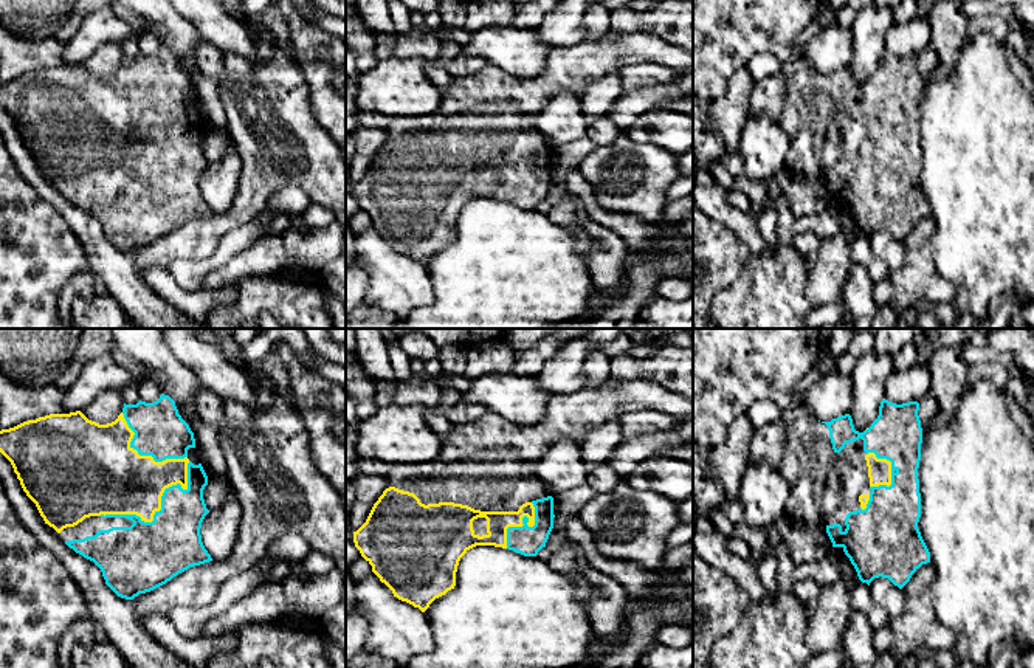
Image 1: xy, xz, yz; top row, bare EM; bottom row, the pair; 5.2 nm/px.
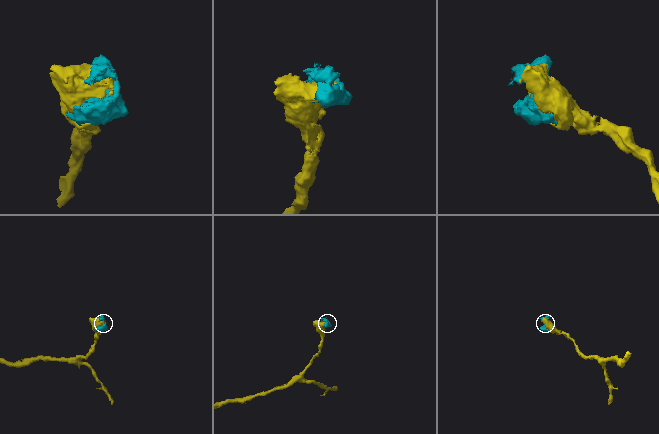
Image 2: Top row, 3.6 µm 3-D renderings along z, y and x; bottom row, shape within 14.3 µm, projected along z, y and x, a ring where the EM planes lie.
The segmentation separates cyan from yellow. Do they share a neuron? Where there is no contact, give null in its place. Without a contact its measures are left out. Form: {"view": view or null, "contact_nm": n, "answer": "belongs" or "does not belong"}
{"view": "xy", "contact_nm": 550, "answer": "belongs"}

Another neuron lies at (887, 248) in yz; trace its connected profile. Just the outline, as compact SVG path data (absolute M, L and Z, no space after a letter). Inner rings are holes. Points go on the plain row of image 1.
M874 231L870 236L870 248L873 256L885 262L891 273L902 267L905 257L904 243L894 239L888 231Z

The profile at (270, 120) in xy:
M265 33L250 36L257 57L248 60L239 54L222 54L225 73L219 77L228 132L242 157L234 201L222 214L189 220L166 237L135 250L132 257L138 270L166 270L177 259L211 257L228 232L260 215L268 198L284 188L298 188L312 203L329 209L346 231L346 160L341 147L319 126L295 57L274 46Z

